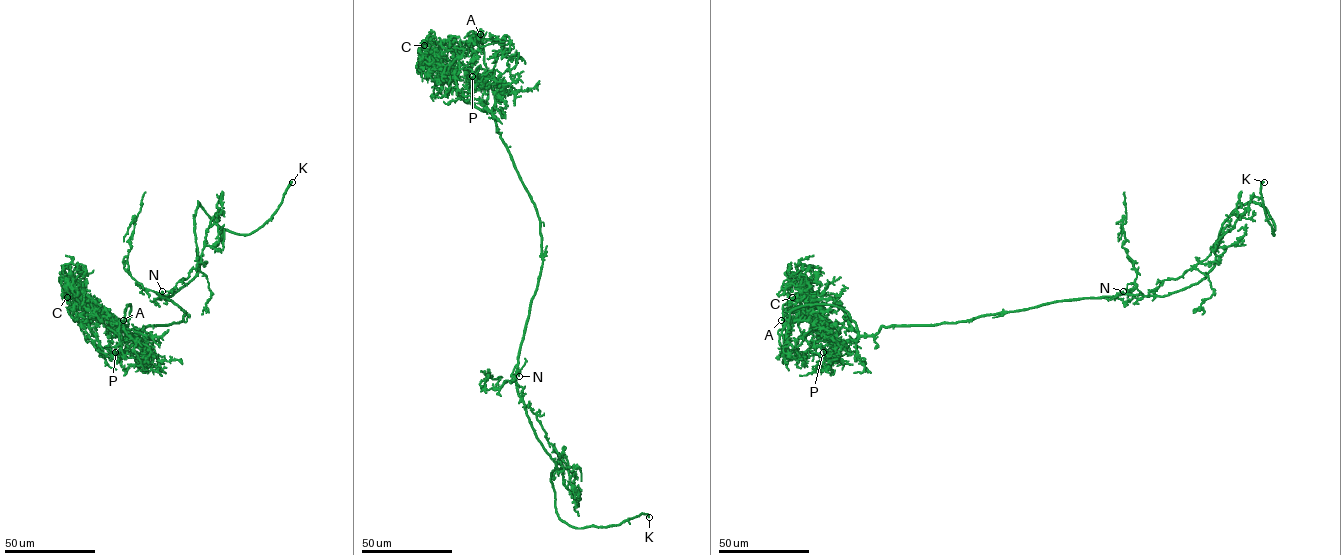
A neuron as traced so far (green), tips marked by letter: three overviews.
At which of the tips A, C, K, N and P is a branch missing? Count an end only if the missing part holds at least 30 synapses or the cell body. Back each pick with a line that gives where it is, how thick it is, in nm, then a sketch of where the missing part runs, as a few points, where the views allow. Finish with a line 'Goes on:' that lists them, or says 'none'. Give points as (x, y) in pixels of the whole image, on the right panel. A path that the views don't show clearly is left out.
C: place (792, 297); calibre 140 nm; course (792, 297), (791, 314), (788, 315)
K: place (1264, 182); calibre 240 nm
Goes on: C, K

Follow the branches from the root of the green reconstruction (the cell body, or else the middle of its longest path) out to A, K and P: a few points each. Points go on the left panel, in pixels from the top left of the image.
A: (171, 301), (185, 311), (179, 322), (143, 326), (139, 335), (131, 335), (130, 304), (123, 320)
K: (171, 301), (158, 294), (171, 296), (200, 264), (198, 202), (221, 227), (250, 234), (271, 217), (292, 182)
P: (171, 301), (185, 311), (181, 321), (143, 326), (135, 337), (138, 339), (135, 344), (118, 356), (115, 352)

